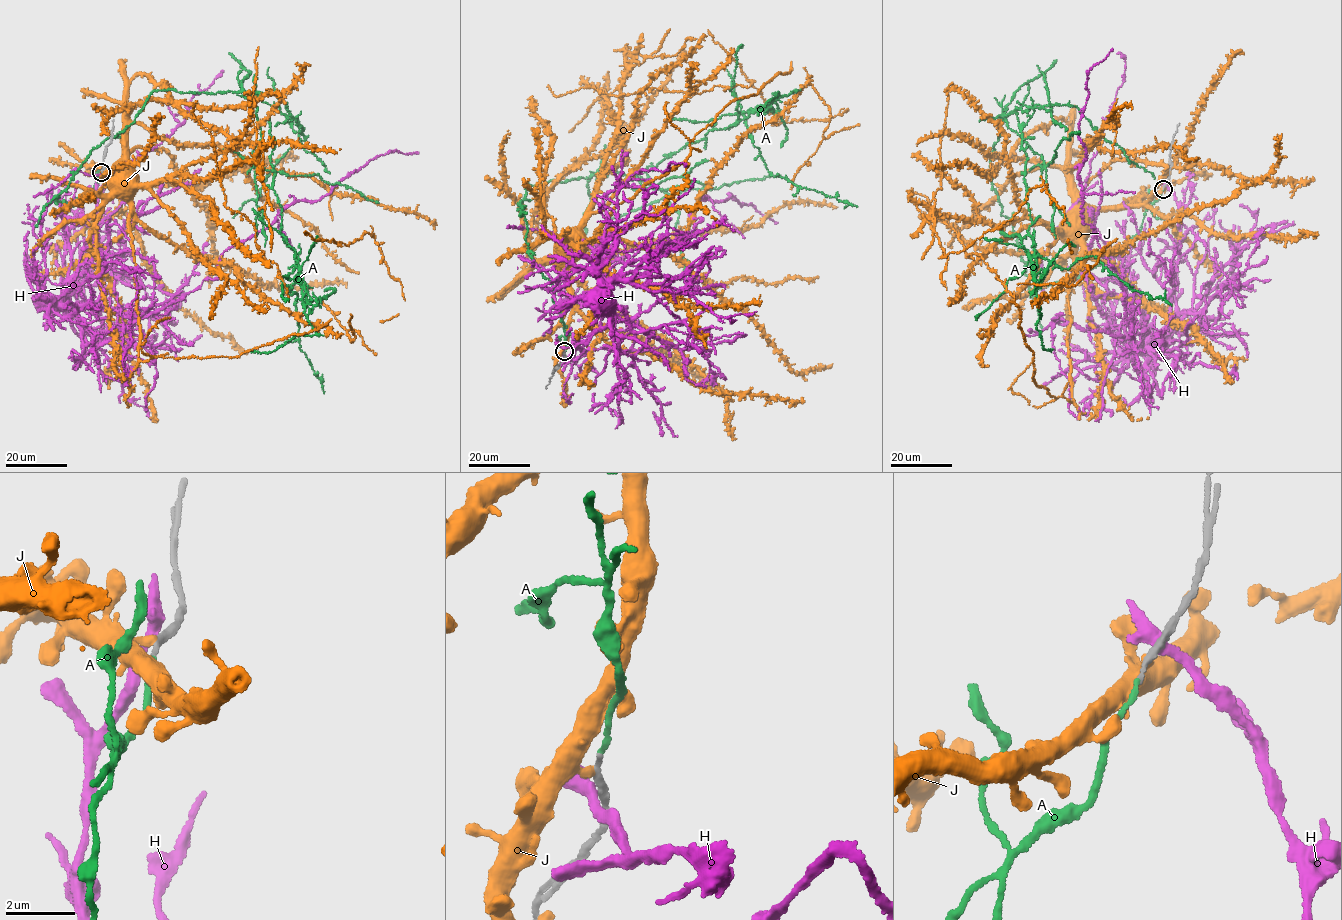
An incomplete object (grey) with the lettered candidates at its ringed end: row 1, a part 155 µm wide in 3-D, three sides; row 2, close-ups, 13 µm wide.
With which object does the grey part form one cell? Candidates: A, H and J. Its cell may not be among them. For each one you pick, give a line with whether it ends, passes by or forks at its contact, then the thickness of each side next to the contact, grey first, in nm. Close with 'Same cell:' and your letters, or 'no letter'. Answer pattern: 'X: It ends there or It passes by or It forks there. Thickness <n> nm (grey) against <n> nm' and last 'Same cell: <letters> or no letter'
Same cell: no letter

